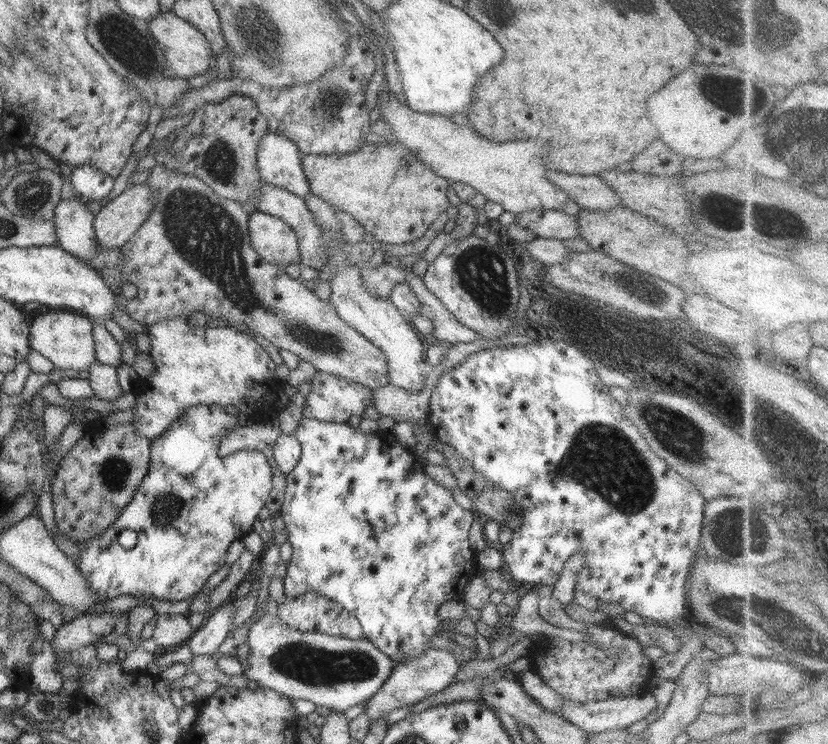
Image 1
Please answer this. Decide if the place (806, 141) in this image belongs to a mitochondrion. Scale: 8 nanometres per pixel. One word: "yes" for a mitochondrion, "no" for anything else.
yes

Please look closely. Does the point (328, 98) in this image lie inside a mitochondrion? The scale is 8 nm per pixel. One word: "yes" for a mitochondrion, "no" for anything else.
yes

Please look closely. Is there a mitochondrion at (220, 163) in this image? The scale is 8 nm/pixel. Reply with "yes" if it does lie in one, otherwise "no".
yes

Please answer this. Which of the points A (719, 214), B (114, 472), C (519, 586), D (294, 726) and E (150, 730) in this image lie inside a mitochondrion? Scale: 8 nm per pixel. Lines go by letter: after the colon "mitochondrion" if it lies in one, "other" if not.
A: mitochondrion
B: mitochondrion
C: other
D: other
E: mitochondrion

